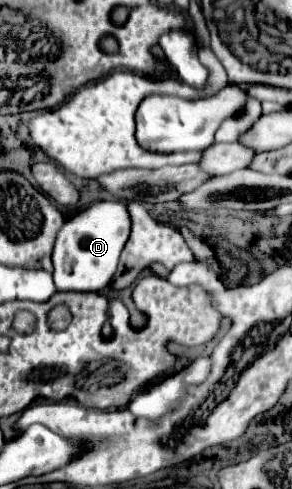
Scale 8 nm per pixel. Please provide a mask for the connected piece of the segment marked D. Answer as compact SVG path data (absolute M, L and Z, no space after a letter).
M99 201L67 219L57 233L53 249L53 281L57 289L83 293L105 289L117 269L121 249L129 239L129 223L123 201Z

